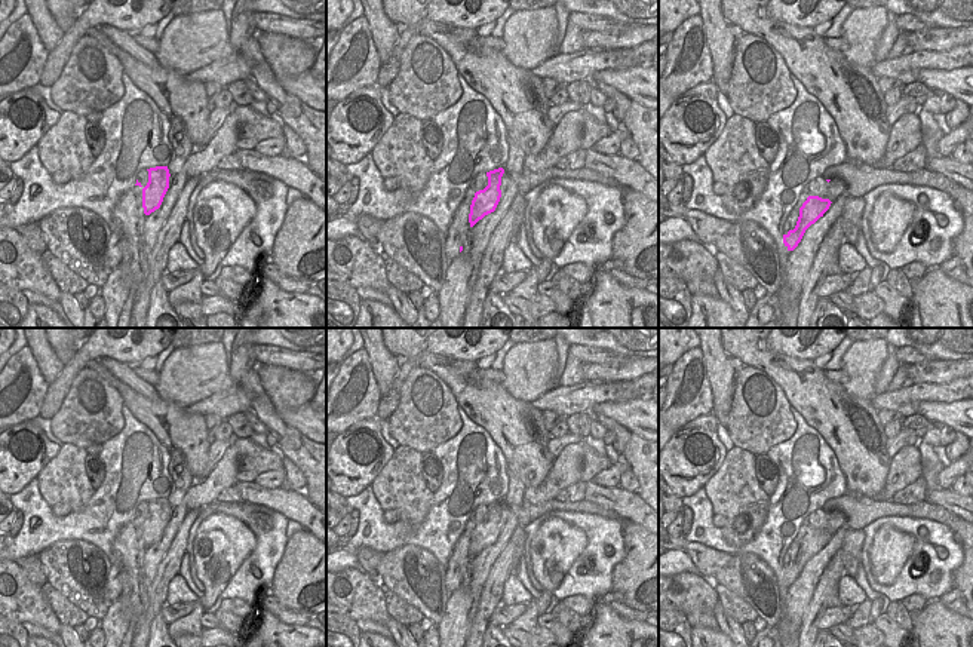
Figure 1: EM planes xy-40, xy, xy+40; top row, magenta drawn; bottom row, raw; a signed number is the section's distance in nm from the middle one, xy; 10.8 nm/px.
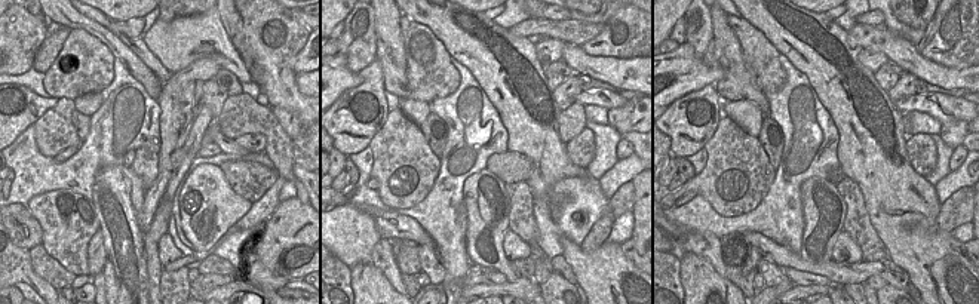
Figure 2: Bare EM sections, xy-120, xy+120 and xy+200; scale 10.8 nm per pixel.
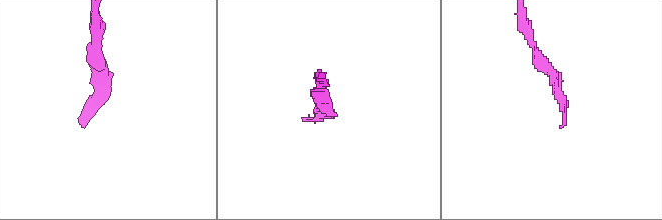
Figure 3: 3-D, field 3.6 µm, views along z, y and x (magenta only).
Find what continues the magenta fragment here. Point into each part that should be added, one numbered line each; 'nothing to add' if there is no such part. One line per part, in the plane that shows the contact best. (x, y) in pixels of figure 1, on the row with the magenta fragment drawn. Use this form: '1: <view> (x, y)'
1: xy+40 (792, 218)

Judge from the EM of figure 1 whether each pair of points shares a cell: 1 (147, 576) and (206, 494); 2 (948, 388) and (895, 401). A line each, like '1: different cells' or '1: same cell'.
1: different cells
2: same cell

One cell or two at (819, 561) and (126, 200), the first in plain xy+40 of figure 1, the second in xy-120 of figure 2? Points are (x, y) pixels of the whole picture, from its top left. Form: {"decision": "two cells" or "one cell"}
{"decision": "two cells"}

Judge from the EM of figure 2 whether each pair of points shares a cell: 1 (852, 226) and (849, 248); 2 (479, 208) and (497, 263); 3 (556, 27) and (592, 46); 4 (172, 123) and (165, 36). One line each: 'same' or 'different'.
1: different
2: same
3: different
4: different

